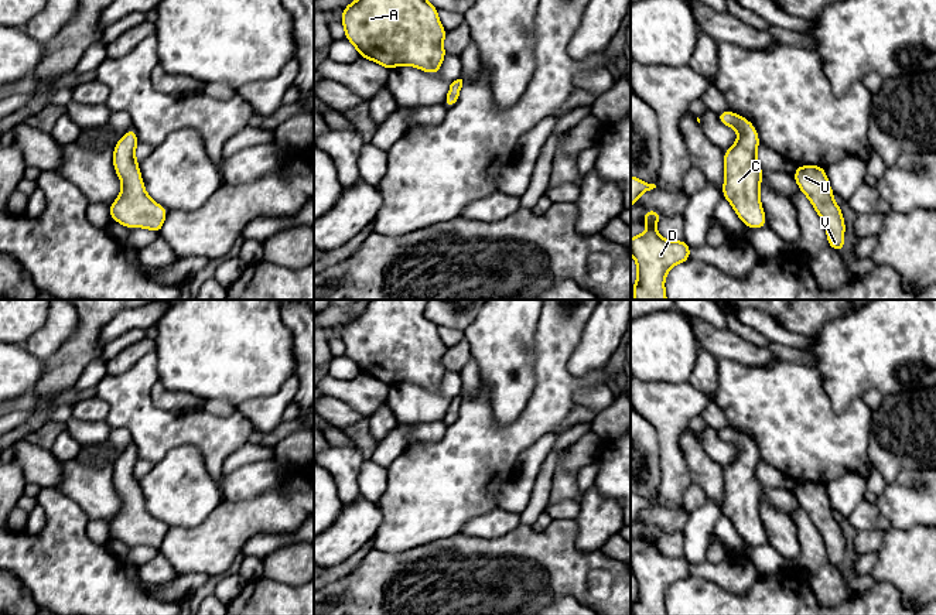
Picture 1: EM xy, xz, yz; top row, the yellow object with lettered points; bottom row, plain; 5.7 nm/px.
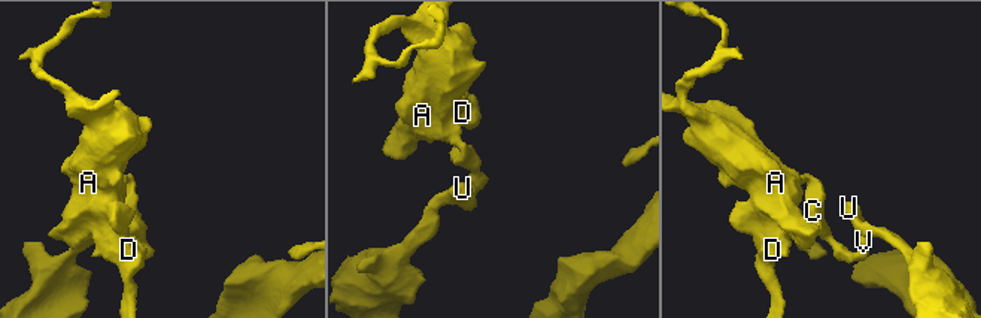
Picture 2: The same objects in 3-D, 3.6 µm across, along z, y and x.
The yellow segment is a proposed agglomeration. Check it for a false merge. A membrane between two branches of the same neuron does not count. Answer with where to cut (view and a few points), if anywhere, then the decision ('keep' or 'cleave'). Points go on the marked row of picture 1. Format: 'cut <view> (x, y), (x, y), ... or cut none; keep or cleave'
cut none; keep

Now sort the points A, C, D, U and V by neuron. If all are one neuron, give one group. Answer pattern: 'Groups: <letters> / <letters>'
Groups: A C D U V

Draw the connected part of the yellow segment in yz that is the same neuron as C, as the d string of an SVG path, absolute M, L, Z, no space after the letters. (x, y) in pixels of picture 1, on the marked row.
M730 110L718 113L717 119L734 127L739 139L724 151L723 197L748 228L765 228L768 223L759 197L762 168L756 160L758 131L749 120Z

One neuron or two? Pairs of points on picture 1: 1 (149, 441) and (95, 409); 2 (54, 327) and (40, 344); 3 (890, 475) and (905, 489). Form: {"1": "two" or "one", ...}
{"1": "two", "2": "one", "3": "two"}

